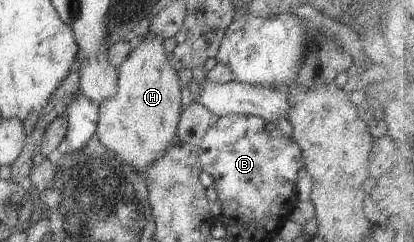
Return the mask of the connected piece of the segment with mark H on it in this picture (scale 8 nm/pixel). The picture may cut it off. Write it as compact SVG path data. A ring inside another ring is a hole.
M144 37L137 44L132 44L132 50L117 68L116 94L99 104L96 138L111 153L131 164L142 175L145 174L145 168L167 149L176 136L180 113L183 111L178 73L172 68L168 55L164 53L163 40L162 37Z

